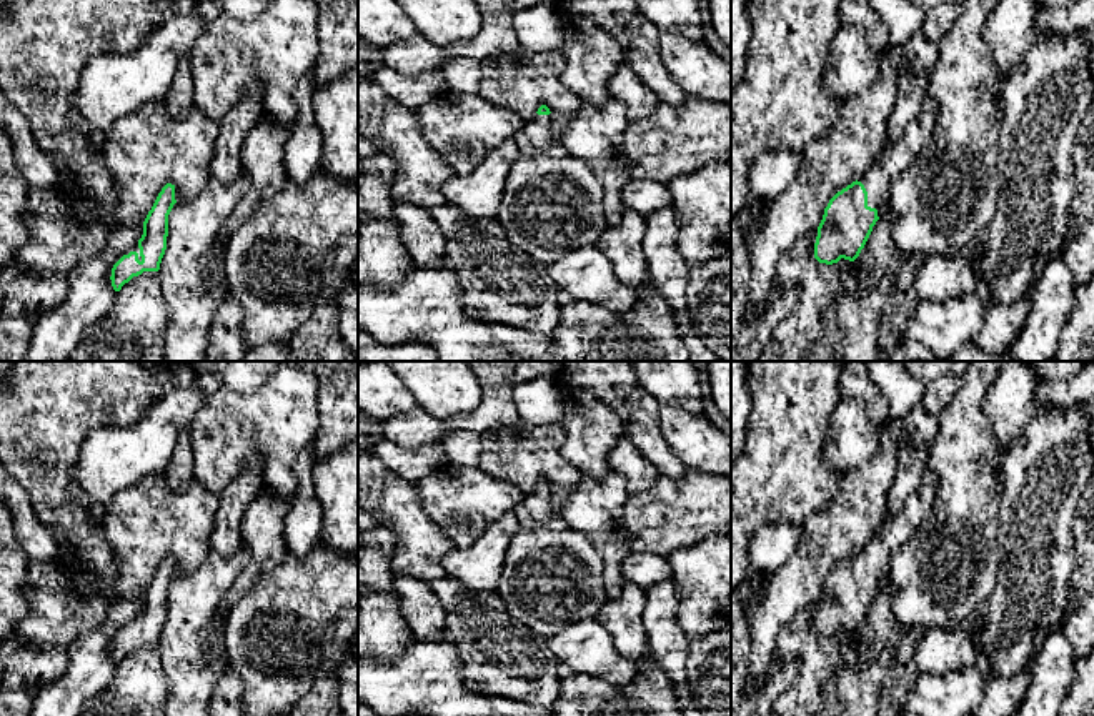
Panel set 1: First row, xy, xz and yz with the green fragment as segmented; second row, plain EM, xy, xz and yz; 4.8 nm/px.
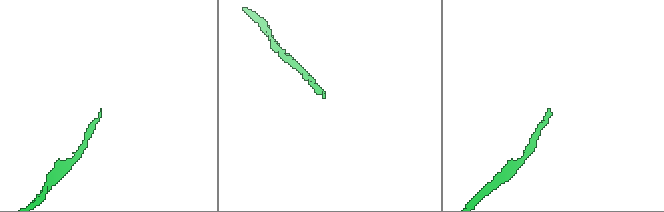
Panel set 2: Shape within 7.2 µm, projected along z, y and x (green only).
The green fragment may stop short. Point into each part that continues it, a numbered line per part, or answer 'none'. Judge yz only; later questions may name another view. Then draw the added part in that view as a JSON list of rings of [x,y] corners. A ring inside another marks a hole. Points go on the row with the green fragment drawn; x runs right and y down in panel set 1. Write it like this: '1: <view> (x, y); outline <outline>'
1: yz (878, 178); outline [[[926,97],[921,113],[909,122],[903,137],[881,150],[876,160],[858,177],[868,191],[868,206],[879,210],[896,178],[916,158],[919,150],[929,142],[936,125],[937,105],[932,97]]]

